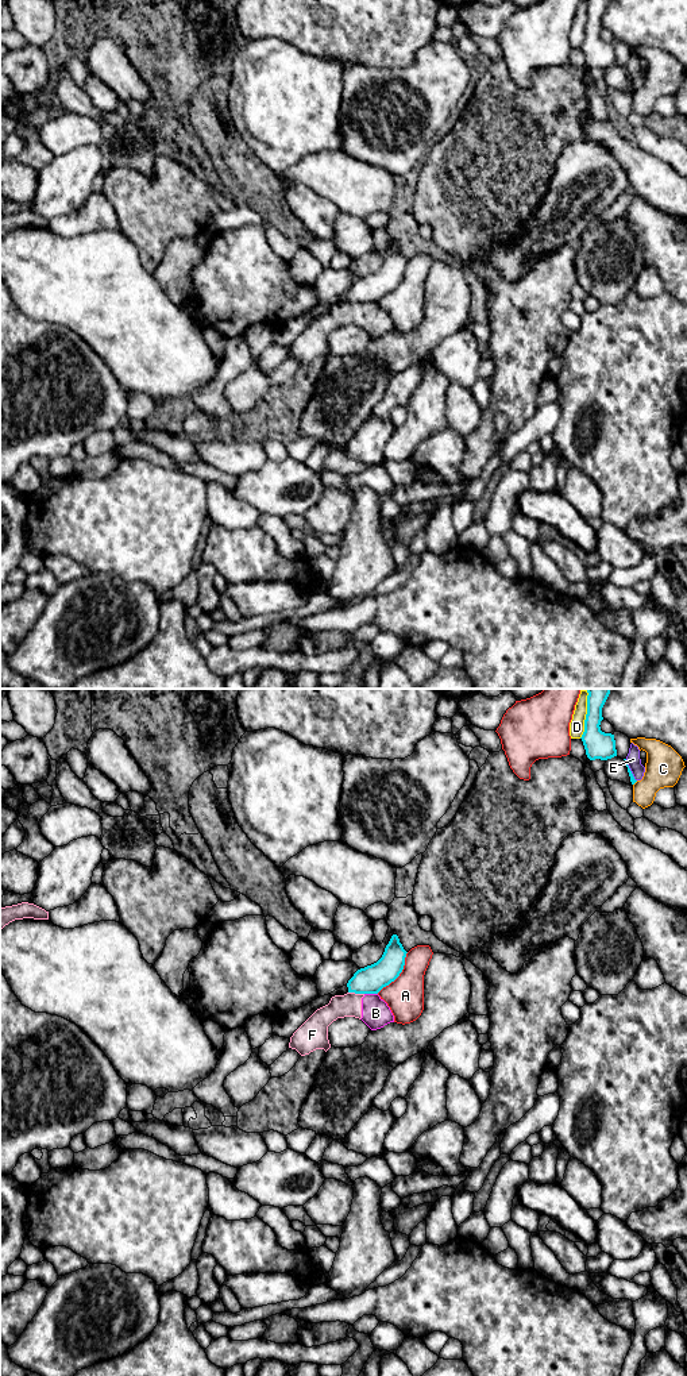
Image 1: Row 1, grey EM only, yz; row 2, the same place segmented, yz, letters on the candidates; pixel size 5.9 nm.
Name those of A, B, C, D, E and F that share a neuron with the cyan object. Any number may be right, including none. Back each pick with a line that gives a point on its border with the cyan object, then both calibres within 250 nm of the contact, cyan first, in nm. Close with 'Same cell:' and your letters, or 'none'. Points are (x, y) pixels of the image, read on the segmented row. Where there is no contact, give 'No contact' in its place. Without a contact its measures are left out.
Same cell: none

